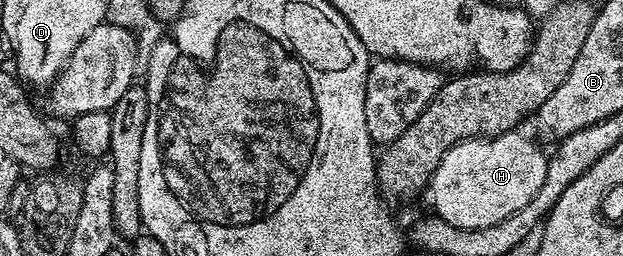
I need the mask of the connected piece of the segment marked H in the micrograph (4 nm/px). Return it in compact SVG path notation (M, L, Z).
M520 132L497 138L474 138L451 146L432 174L430 195L434 214L462 229L489 228L525 208L546 178L549 159Z

